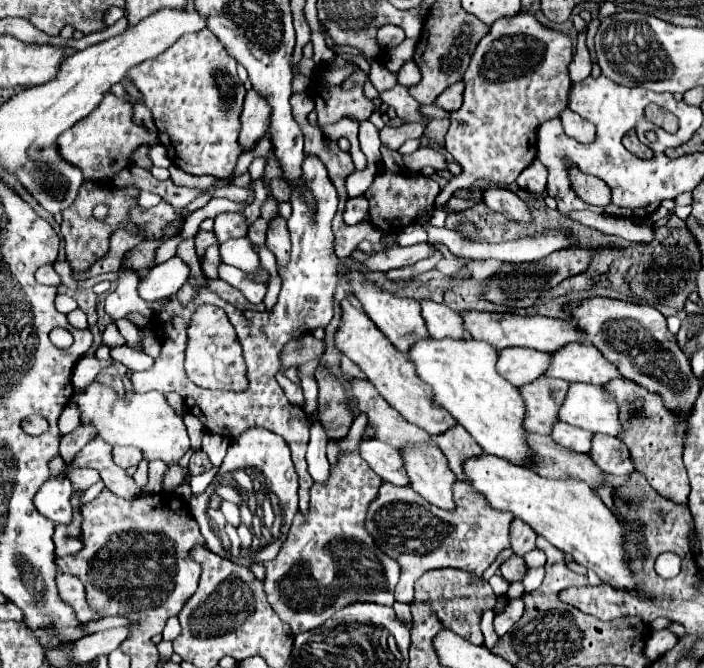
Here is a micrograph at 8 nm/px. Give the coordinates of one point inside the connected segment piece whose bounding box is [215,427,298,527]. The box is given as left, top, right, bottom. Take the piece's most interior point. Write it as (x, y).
(268, 452)

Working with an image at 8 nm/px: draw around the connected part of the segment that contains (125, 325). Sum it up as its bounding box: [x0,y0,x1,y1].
[114,319,140,349]

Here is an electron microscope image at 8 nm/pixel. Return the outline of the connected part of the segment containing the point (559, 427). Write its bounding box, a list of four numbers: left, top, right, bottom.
[552,423,592,453]

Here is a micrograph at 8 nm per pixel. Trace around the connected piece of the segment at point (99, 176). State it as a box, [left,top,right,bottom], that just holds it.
[56,91,157,181]

